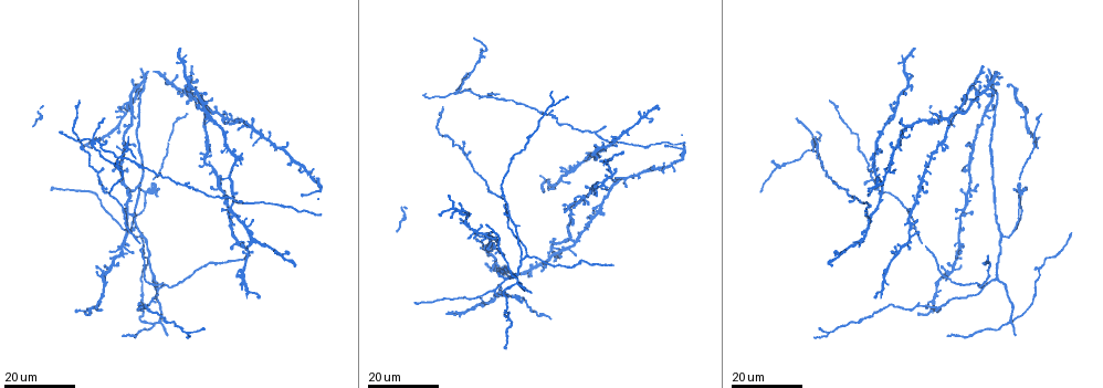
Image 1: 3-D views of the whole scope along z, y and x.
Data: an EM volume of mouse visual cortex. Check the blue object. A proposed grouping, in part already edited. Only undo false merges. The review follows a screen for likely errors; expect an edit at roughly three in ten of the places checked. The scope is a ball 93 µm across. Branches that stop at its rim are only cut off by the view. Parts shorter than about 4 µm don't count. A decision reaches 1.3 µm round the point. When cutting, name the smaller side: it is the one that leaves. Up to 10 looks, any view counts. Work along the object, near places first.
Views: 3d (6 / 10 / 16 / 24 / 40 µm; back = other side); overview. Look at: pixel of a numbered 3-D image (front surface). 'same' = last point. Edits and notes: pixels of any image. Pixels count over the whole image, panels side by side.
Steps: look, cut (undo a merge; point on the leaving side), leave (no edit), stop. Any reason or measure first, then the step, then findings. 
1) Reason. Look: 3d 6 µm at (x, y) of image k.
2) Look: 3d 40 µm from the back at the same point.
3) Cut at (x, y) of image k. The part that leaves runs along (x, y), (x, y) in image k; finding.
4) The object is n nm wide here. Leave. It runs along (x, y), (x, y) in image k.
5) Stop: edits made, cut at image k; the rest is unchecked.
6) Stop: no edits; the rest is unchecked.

Four arms meet. Look: 3d 16 µm at (453, 207) of image 1.

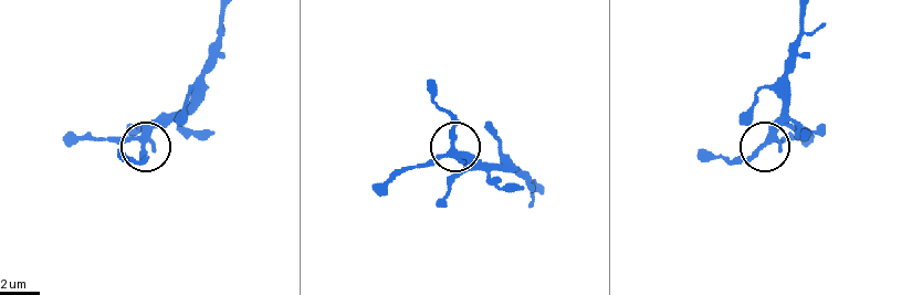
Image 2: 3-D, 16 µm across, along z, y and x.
Look: 3d 10 µm at (138, 139) of image 2.

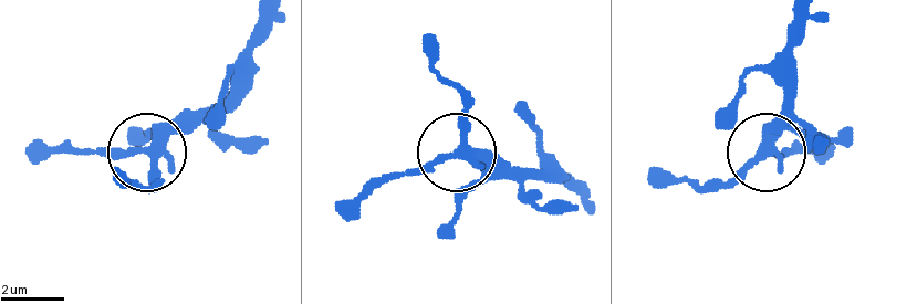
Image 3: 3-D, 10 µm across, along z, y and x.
4 arms meet here. Leave. It runs along (274, 19), (246, 74), (150, 152), (58, 154) in image 3; one cell here.

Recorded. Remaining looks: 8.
Three-way junction. Look: 3d 16 µm at (495, 292) of image 1.

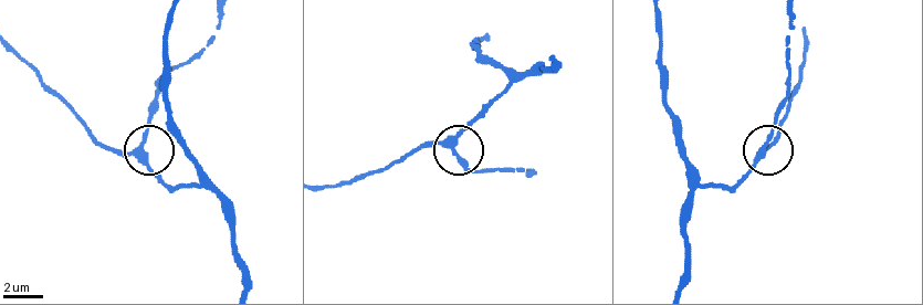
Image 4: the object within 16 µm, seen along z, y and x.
Zoom in. Look: 3d 10 µm at (137, 153) of image 4.

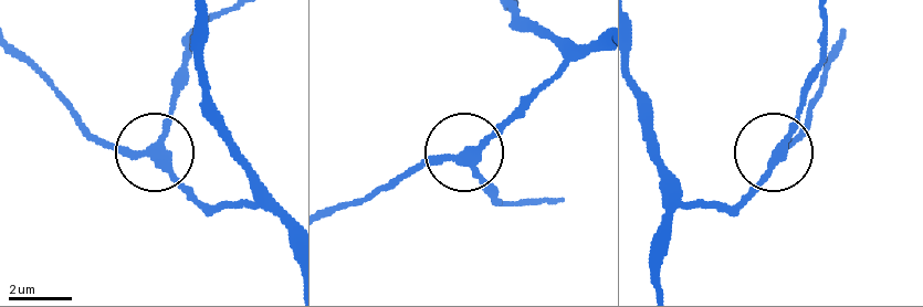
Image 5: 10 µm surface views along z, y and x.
Leave. It runs along (520, 17), (556, 45), (554, 75), (474, 149), (398, 175) in image 5; all the same cell.

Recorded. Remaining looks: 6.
Look: 3d 16 µm at (146, 193) of image 1.

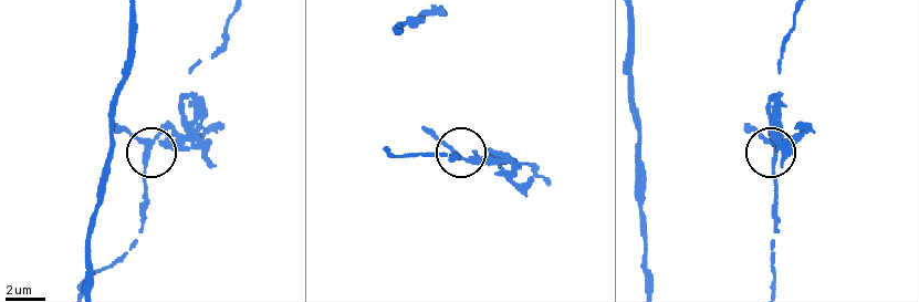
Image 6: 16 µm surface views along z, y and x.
Look: 3d 10 µm at (155, 142) of image 6.

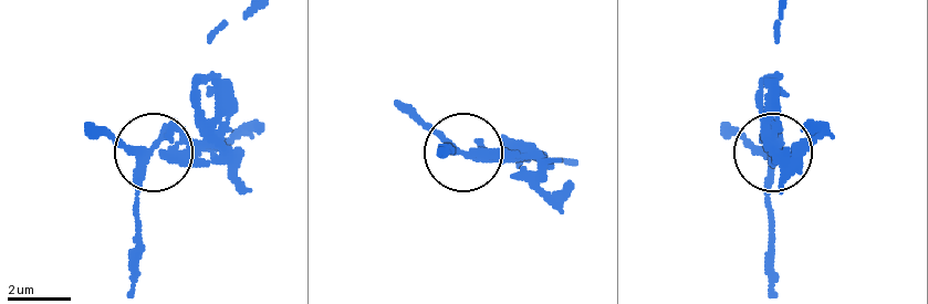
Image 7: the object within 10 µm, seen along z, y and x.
Cut at (196, 98) of image 7. A second cell is stuck on.

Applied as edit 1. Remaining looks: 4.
Look: overview.

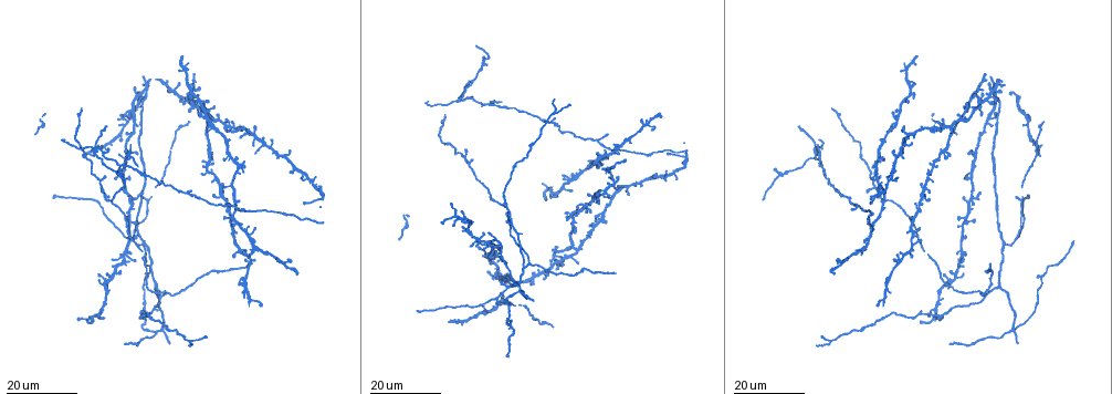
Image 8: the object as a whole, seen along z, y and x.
Three-way junction. Look: 3d 16 µm at (145, 243) of image 8.

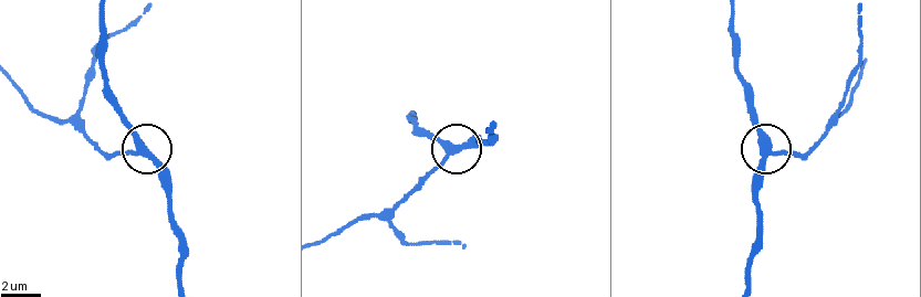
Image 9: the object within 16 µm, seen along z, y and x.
Look: 3d 6 µm at (138, 154) of image 9.

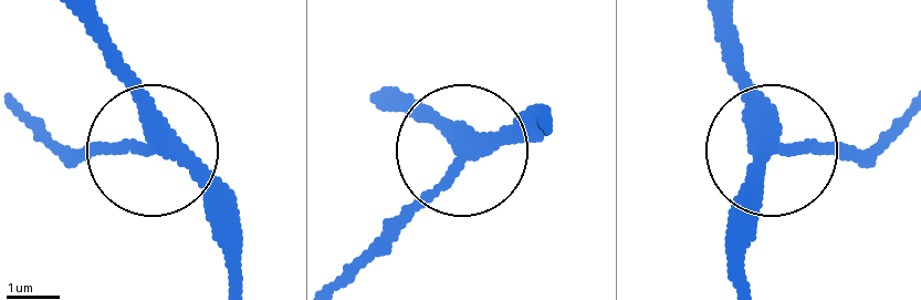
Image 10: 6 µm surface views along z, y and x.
Leave. It runs along (82, 23), (152, 155), (55, 155) in image 10; one cell here.

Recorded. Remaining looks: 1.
Stop: edits made, cut at image 7; the rest is unchecked.

